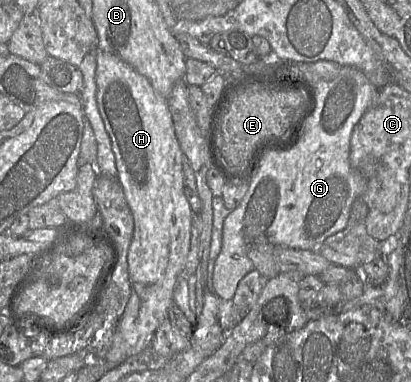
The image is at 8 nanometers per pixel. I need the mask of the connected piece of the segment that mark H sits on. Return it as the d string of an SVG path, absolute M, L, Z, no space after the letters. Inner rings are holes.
M97 49L96 59L97 59L97 68L96 68L97 105L102 120L104 122L105 129L111 140L112 151L115 155L115 162L118 171L118 181L123 188L125 198L127 200L128 206L131 210L134 219L134 232L128 250L128 271L129 271L129 280L131 286L130 299L127 303L127 306L123 312L122 317L120 318L116 326L116 329L112 337L110 348L106 351L103 357L97 357L97 360L91 360L90 362L105 362L105 364L107 365L118 366L129 357L142 352L146 347L150 346L153 333L163 322L163 320L167 318L168 308L172 303L174 303L173 292L174 292L177 278L184 270L187 261L187 256L190 250L193 211L184 194L185 185L184 185L184 177L183 177L183 152L181 150L179 141L175 134L173 119L171 116L167 99L163 98L154 90L151 83L145 76L138 73L135 69L133 69L130 65L128 65L126 62L124 62L117 56Z

